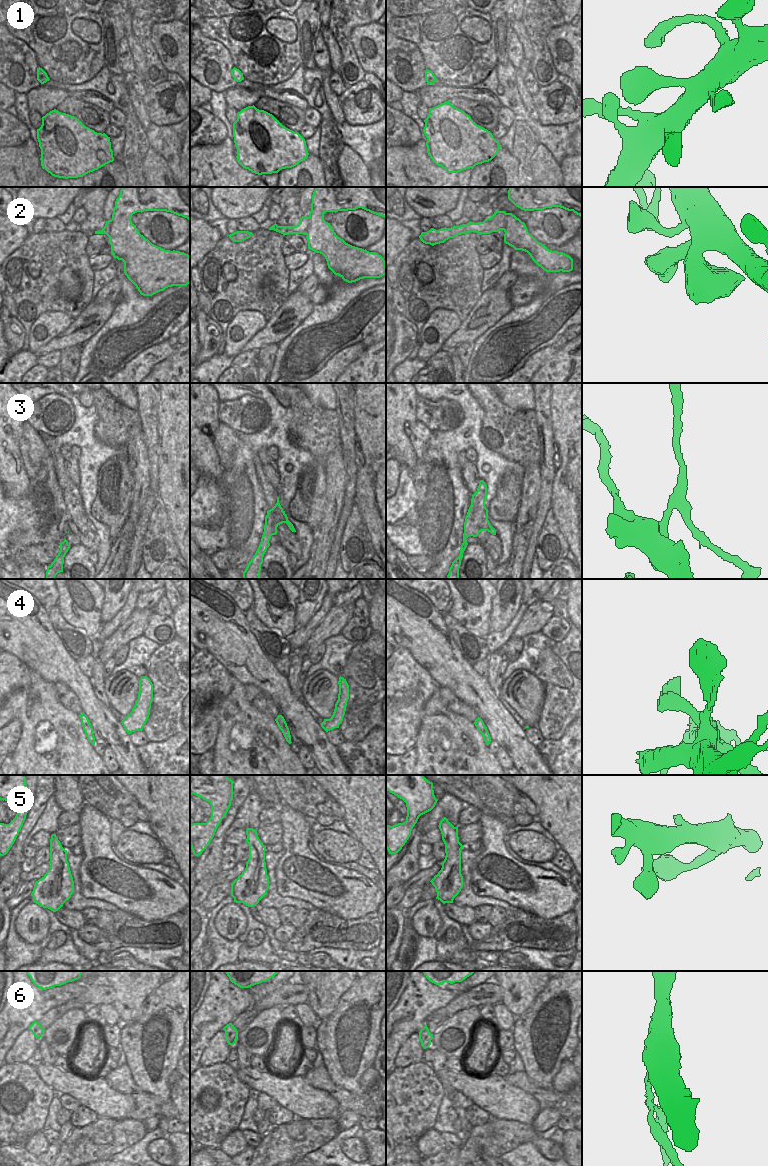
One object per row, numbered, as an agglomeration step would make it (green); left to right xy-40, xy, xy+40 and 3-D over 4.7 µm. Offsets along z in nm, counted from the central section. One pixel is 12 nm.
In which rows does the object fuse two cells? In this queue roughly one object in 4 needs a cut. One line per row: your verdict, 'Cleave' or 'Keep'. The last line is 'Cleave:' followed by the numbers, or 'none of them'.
1: Keep
2: Keep
3: Cleave
4: Keep
5: Keep
6: Cleave
Cleave: 3, 6.

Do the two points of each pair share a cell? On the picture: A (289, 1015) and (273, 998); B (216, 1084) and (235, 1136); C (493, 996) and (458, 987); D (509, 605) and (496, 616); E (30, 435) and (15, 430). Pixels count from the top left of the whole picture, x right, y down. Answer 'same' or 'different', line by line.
A: different
B: different
C: different
D: same
E: different

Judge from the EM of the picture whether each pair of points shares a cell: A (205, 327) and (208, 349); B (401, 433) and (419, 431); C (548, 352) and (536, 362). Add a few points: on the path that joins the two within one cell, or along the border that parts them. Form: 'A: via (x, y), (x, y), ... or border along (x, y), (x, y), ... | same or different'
A: via (208, 332), (208, 344) | same
B: border along (417, 421), (411, 433), (411, 446), (415, 455) | different
C: via (545, 354), (539, 359) | same

